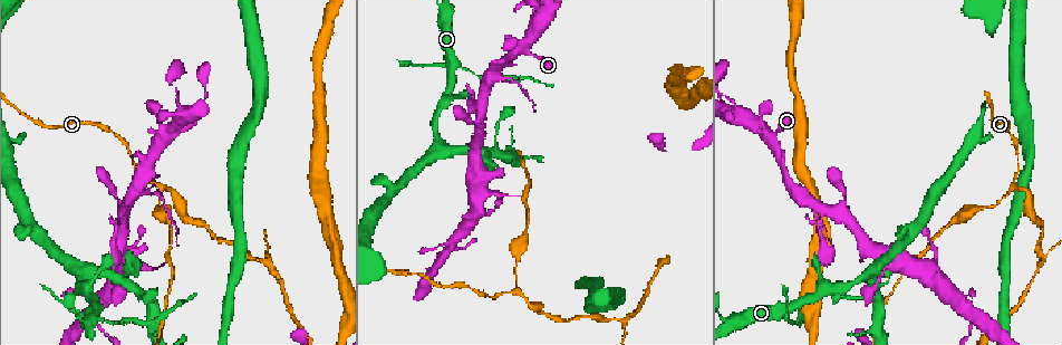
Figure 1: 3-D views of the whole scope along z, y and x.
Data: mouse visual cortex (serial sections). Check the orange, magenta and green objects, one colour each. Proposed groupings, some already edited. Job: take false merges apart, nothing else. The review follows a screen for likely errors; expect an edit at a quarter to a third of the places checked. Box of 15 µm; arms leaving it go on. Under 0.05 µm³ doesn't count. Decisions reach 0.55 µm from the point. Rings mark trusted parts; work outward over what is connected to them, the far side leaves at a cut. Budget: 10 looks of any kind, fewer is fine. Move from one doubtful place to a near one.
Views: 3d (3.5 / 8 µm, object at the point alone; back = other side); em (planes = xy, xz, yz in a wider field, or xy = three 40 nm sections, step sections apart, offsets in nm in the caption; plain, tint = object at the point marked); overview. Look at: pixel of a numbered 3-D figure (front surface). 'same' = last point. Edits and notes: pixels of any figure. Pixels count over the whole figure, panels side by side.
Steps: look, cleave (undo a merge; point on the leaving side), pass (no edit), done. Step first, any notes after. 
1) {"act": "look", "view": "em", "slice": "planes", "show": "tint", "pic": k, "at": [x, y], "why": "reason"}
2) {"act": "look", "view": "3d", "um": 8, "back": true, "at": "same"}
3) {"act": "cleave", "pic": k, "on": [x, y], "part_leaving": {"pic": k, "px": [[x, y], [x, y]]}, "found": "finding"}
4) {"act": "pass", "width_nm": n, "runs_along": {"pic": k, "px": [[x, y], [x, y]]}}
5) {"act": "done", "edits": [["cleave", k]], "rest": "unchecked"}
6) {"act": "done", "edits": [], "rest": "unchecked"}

{"act": "look", "view": "3d", "um": 3.5, "pic": 1, "at": [453, 64], "why": "four or more arms meet"}

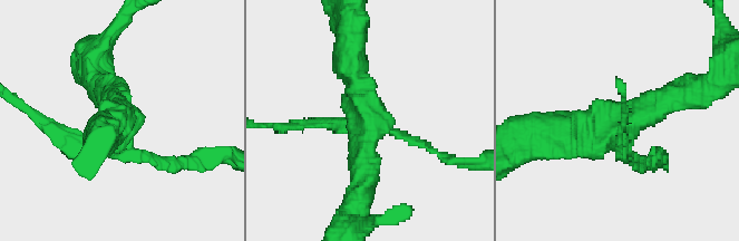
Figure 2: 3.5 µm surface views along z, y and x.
{"act": "look", "view": "em", "slice": "xy", "step": 1, "show": "tint", "pic": 2, "at": [627, 126], "arms": 4, "arm_widths_nm": [150, 200, 350, 350]}

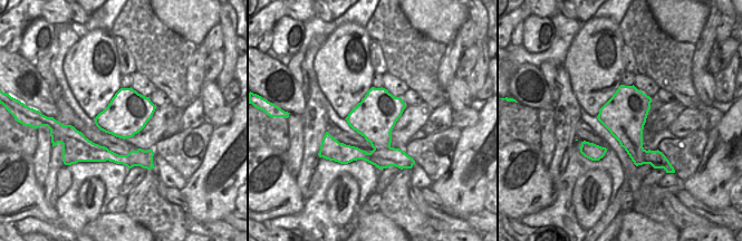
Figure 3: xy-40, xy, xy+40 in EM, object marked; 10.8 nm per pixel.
{"act": "cleave", "pic": 2, "on": [64, 140], "width_nm": 480, "part_leaving": {"pic": 2, "px": [[124, 151], [178, 164], [208, 154]]}, "found": "two cells meet here"}

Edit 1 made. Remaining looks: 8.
{"act": "look", "view": "overview"}

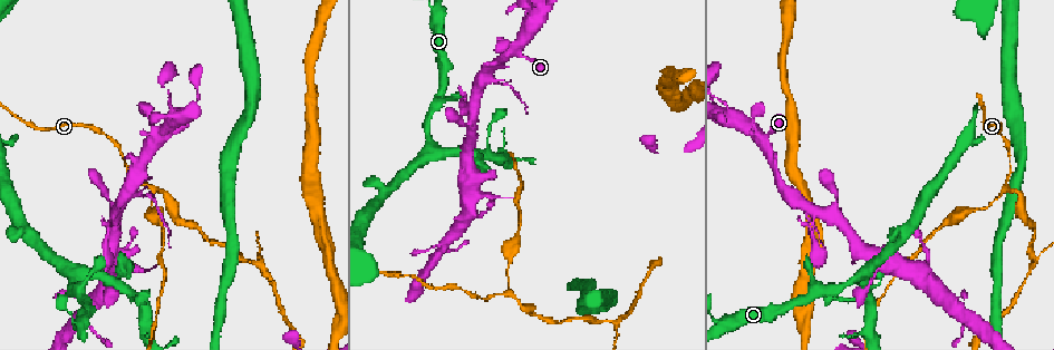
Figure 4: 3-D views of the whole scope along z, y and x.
{"act": "look", "view": "3d", "um": 3.5, "pic": 4, "at": [447, 98], "why": "narrows sharply"}

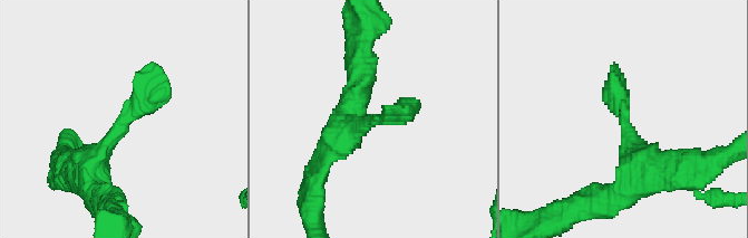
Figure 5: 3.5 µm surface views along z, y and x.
{"act": "look", "view": "em", "slice": "xy", "step": 3, "show": "tint", "pic": 5, "at": [625, 118]}

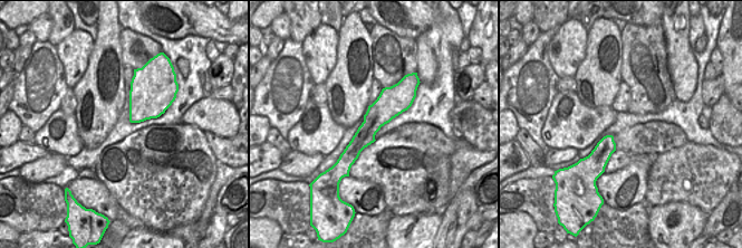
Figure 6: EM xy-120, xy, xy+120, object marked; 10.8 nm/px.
{"act": "look", "view": "em", "slice": "xy", "step": 5, "show": "tint", "at": "same", "why": "cut it another way"}

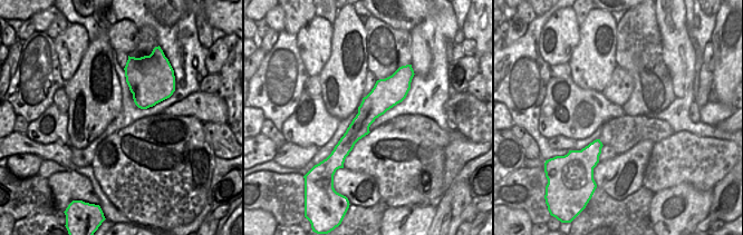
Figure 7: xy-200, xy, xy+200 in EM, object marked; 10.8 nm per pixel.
{"act": "pass", "runs_along": {"pic": 7, "px": [[396, 78], [340, 156]]}, "found": "continuous, no second cell"}

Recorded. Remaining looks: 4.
{"act": "look", "view": "3d", "um": 3.5, "pic": 4, "at": [128, 191], "why": "three-way junction"}

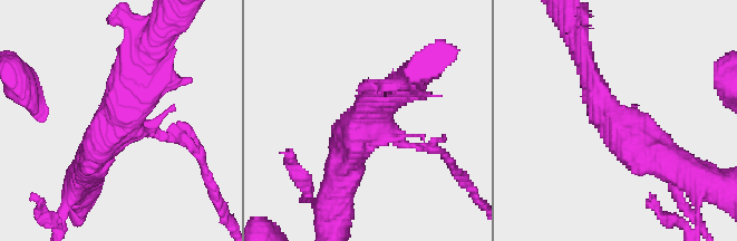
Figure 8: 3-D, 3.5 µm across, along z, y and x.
{"act": "pass", "runs_along": {"pic": 8, "px": [[587, 66], [601, 107], [667, 165]]}, "found": "one cell here"}

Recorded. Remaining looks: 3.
{"act": "look", "view": "3d", "um": 3.5, "pic": 4, "at": [150, 187], "why": "three-way junction"}

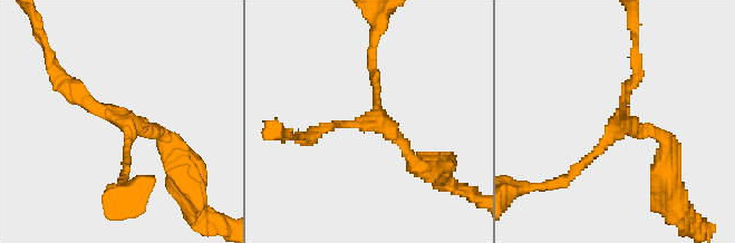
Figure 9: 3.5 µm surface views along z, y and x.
{"act": "look", "view": "em", "slice": "xy", "step": 5, "show": "tint", "pic": 9, "at": [623, 121], "arms": 3, "arm_widths_nm": [150, 150, 200], "why": "shape alone is not enough"}

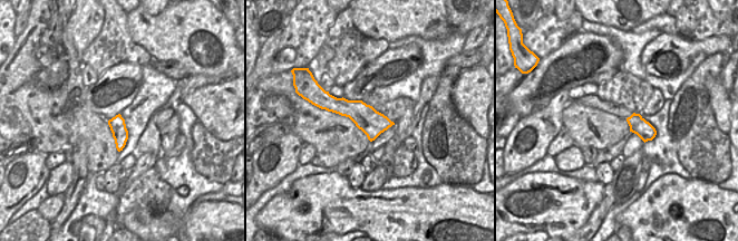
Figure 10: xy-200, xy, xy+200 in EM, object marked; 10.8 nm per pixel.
{"act": "look", "view": "em", "slice": "xy", "step": 2, "show": "tint", "at": "same"}

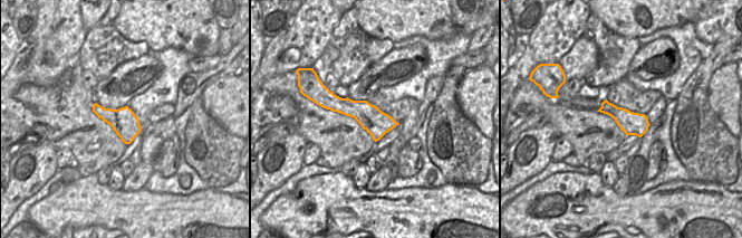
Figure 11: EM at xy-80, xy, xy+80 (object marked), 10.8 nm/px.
{"act": "pass", "runs_along": {"pic": 9, "px": [[65, 83], [175, 147]]}, "found": "continuous, no second cell"}

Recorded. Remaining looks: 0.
{"act": "done", "edits": [["cleave", 2]], "rest": "unchecked"}

